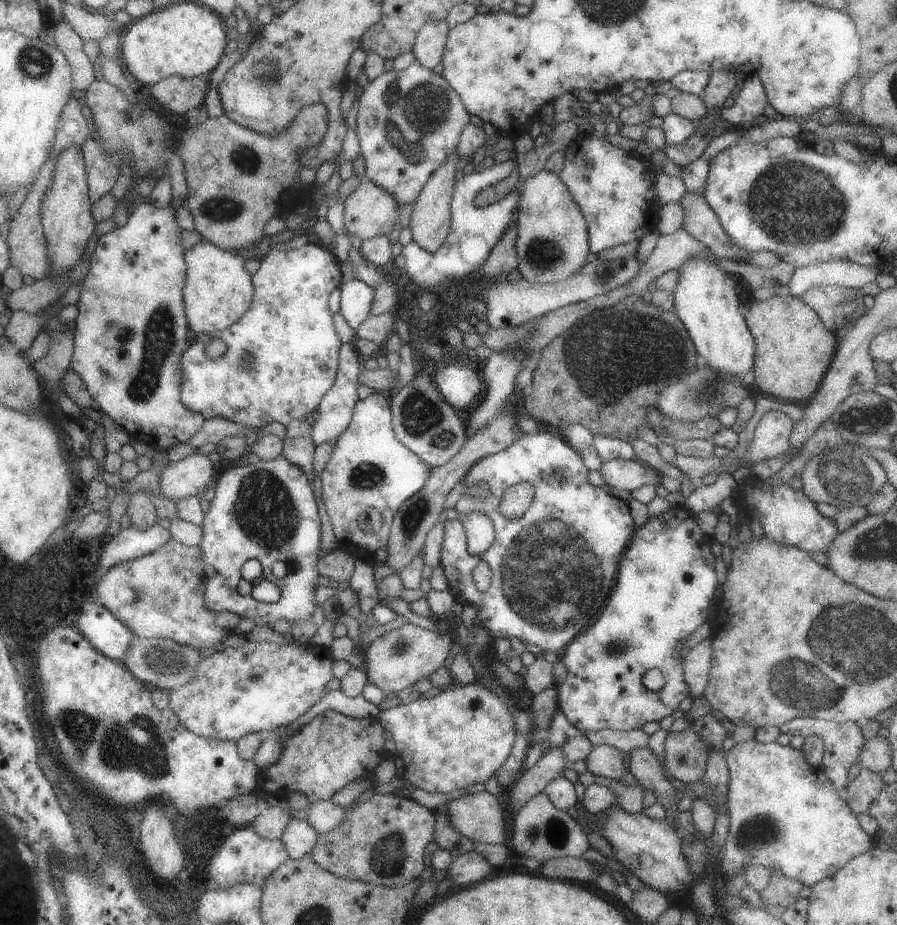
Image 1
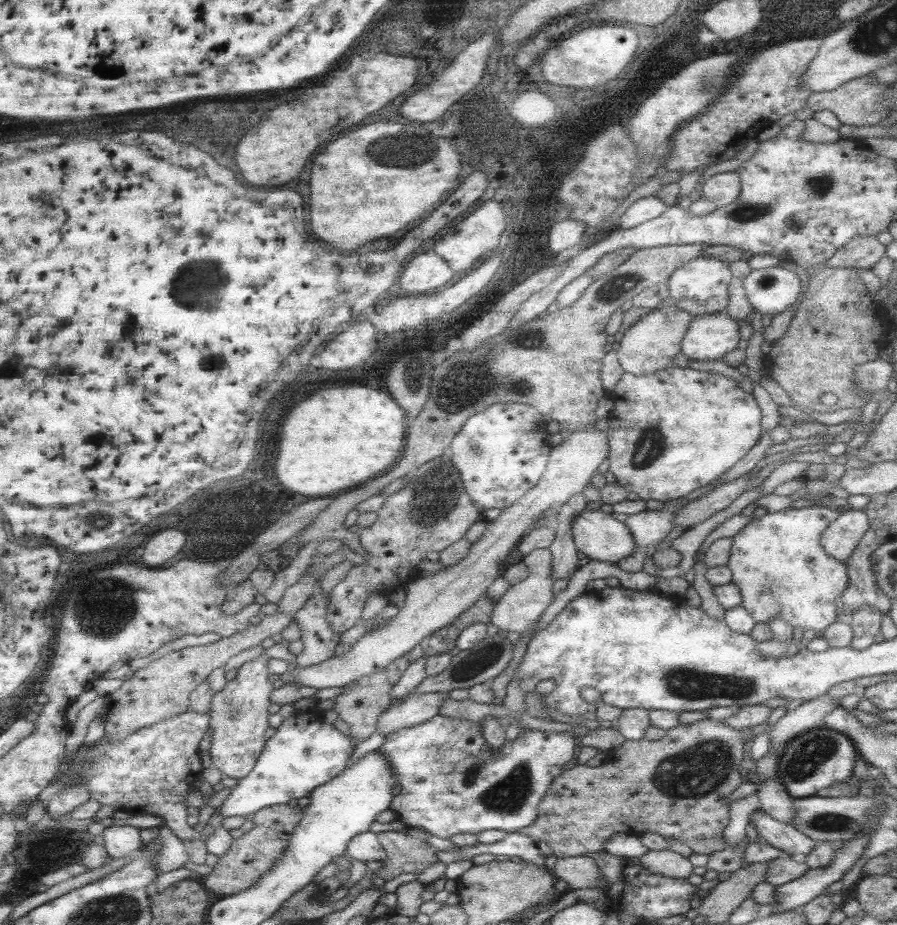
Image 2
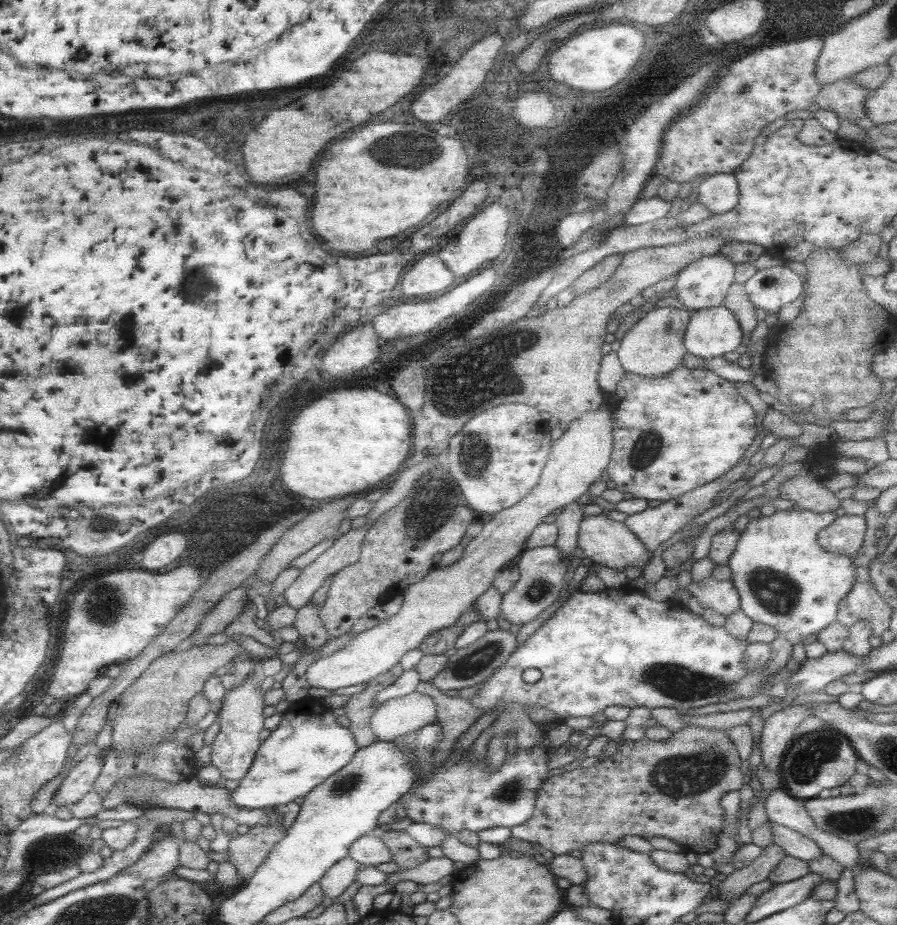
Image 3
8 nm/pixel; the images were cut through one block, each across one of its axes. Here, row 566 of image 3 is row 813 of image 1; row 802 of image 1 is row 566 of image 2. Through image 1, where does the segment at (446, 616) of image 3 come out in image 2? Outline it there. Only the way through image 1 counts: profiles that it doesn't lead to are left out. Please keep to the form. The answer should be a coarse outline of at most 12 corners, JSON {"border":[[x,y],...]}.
{"border":[[594,422],[552,447],[530,490],[463,558],[404,589],[381,628],[284,683],[345,687],[450,625],[537,522],[608,456]]}

